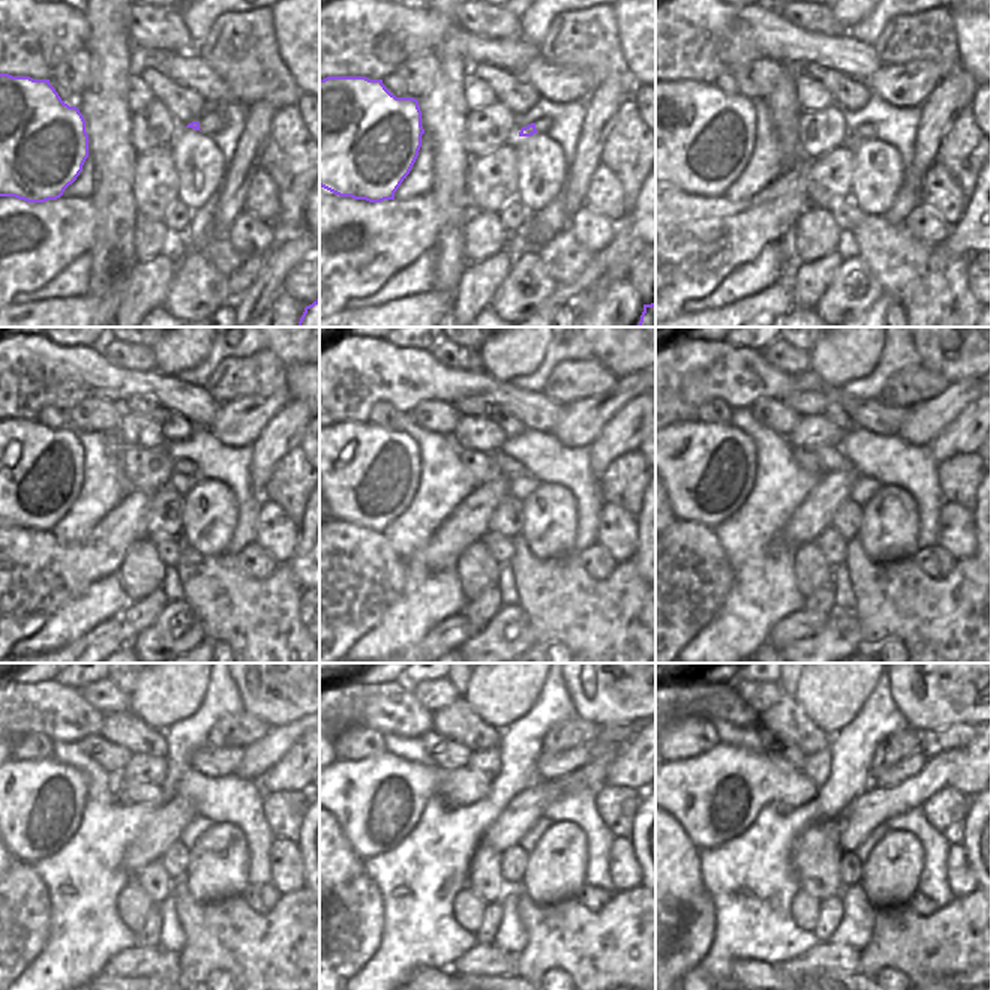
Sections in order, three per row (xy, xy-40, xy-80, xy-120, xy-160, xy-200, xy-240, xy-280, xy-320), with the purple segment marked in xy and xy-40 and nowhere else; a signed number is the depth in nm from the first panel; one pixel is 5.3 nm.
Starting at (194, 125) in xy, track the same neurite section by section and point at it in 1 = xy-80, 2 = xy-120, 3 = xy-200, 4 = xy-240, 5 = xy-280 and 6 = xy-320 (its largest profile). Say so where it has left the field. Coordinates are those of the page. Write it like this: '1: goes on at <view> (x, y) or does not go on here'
1: goes on at xy-80 (864, 131)
2: goes on at xy-120 (183, 467)
3: goes on at xy-200 (831, 459)
4: goes on at xy-240 (126, 789)
5: goes on at xy-280 (377, 801)
6: goes on at xy-320 (714, 797)

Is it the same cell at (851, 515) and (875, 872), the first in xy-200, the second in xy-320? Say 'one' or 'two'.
two

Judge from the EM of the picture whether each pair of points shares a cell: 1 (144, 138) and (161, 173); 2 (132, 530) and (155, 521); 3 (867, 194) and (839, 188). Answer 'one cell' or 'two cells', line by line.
1: two cells
2: two cells
3: two cells

